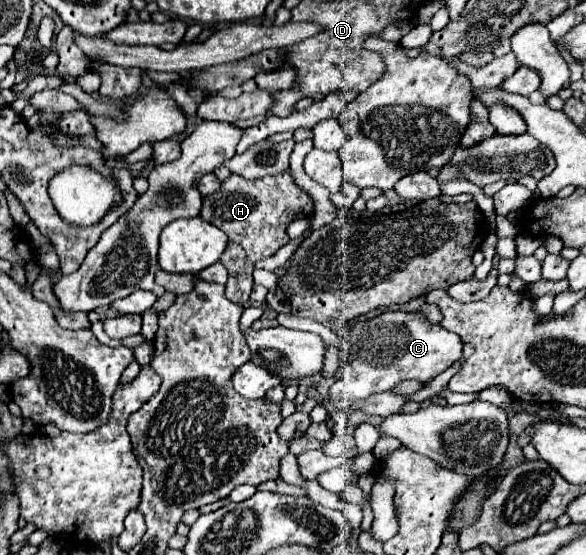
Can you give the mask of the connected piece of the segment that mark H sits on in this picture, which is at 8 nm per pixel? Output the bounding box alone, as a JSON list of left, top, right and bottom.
[200,171,314,303]

